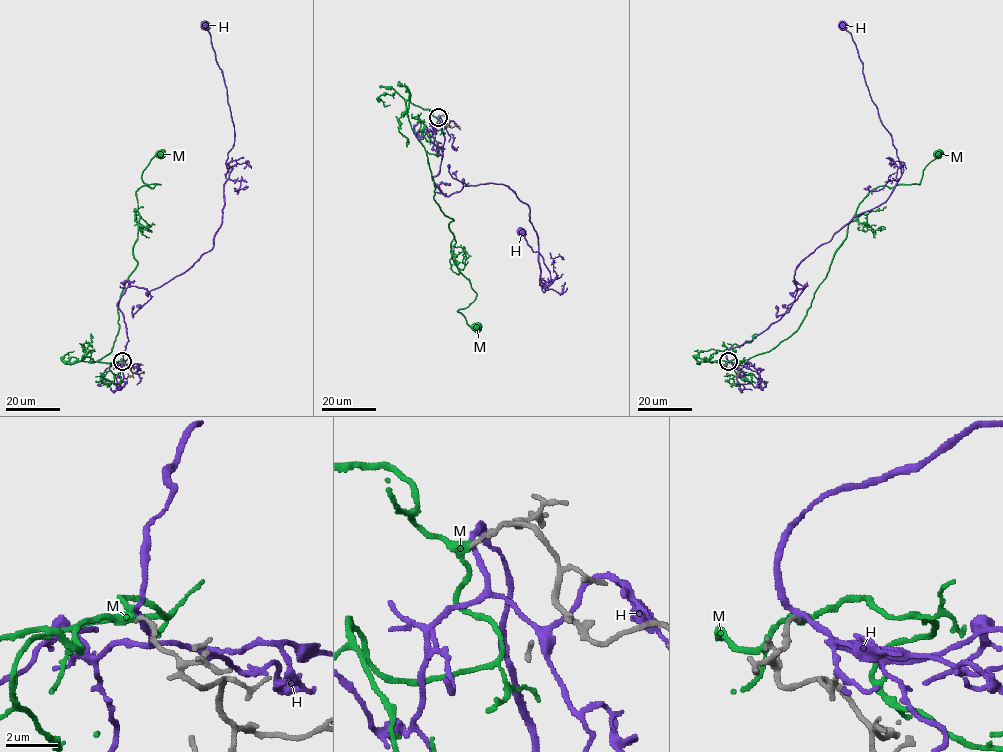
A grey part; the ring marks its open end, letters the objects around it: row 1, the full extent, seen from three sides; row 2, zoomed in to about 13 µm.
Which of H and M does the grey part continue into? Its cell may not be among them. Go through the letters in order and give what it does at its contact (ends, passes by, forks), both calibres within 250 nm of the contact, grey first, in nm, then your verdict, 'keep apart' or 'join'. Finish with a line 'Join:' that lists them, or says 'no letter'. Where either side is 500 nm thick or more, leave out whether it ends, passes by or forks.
H: it passes by; 160 nm thick on the grey side, 190 nm on the other; keep apart
M: it passes by; 160 nm thick on the grey side, 280 nm on the other; join
Join: M

